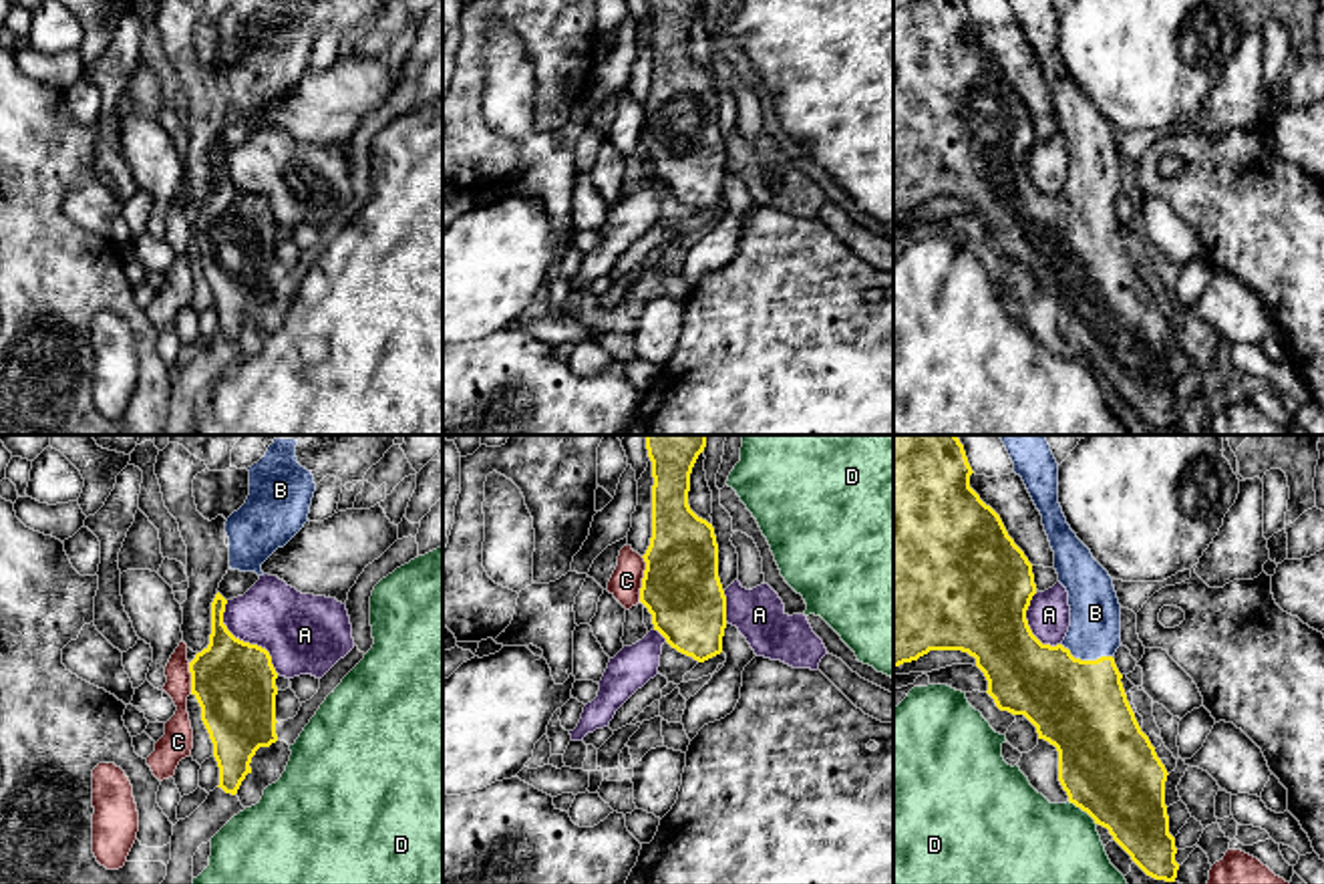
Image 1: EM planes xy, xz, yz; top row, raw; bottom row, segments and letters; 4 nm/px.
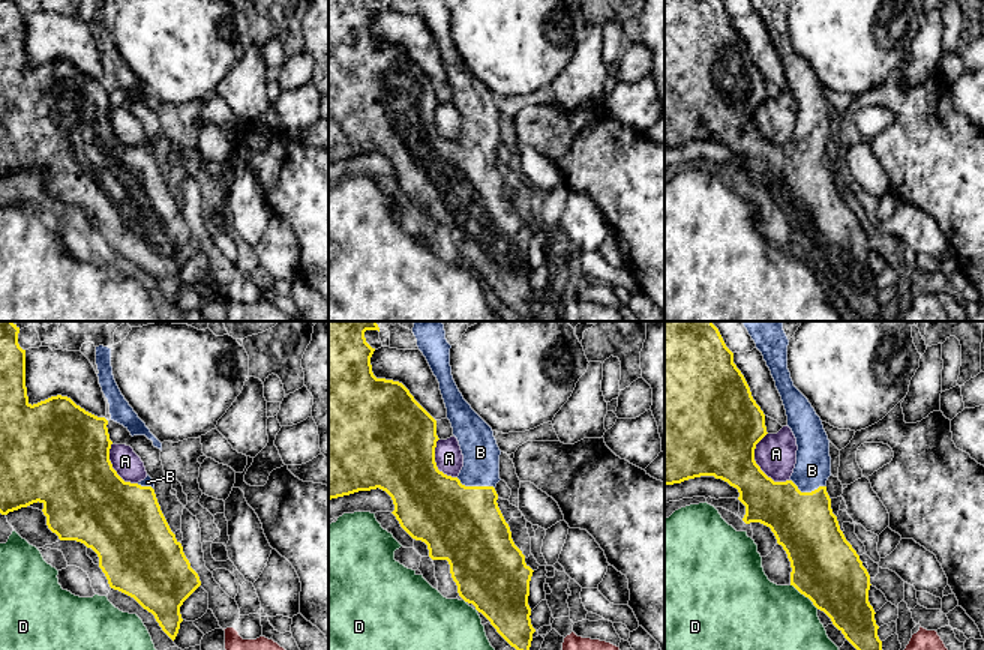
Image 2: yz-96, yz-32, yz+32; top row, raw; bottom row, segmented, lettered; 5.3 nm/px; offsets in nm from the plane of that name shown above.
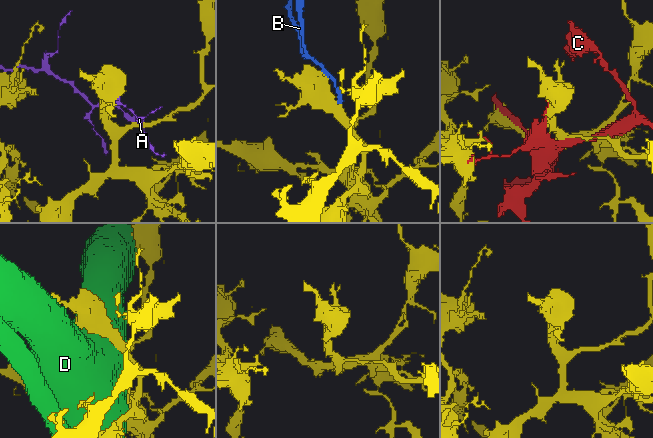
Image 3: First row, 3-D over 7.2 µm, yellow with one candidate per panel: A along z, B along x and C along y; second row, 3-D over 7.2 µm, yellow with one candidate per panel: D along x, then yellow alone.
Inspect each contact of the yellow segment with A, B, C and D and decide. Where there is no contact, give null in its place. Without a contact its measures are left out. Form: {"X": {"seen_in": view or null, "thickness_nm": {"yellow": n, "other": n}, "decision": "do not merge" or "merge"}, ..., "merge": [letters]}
{"A": {"seen_in": "xy", "thickness_nm": {"yellow": 320, "other": 320}, "decision": "do not merge"}, "B": {"seen_in": "yz", "thickness_nm": {"yellow": 360, "other": 200}, "decision": "merge"}, "C": {"seen_in": "xz", "thickness_nm": {"yellow": 320, "other": 130}, "decision": "do not merge"}, "D": {"seen_in": "yz", "thickness_nm": {"yellow": 400, "other": 460}, "decision": "do not merge"}, "merge": ["B"]}

